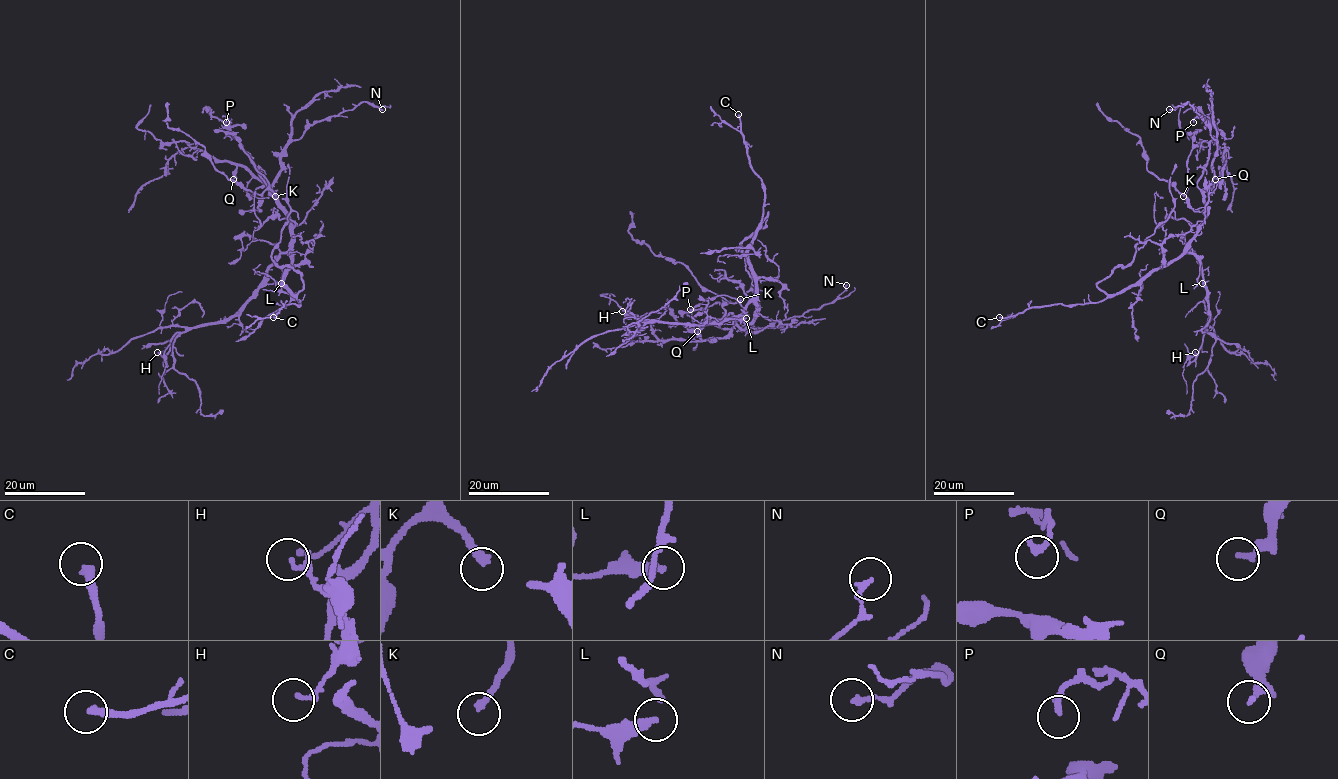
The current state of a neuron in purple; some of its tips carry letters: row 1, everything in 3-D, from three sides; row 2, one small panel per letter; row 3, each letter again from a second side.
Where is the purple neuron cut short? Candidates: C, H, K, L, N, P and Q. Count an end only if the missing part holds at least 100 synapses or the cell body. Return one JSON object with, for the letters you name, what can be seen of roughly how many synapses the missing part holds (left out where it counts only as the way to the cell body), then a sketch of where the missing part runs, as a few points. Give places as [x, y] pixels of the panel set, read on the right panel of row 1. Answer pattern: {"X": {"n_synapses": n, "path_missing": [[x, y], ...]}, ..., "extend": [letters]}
{"extend": ["C"]}

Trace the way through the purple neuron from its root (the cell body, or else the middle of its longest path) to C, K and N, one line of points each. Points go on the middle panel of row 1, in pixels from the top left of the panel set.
C: (756, 307), (756, 278), (748, 250), (763, 216), (764, 188), (762, 179), (750, 163), (738, 114)
K: (756, 307), (756, 317), (750, 323), (739, 320), (732, 313), (722, 319), (719, 305), (740, 299)
N: (756, 307), (756, 317), (750, 323), (737, 322), (748, 332), (819, 309), (831, 303), (846, 285)

